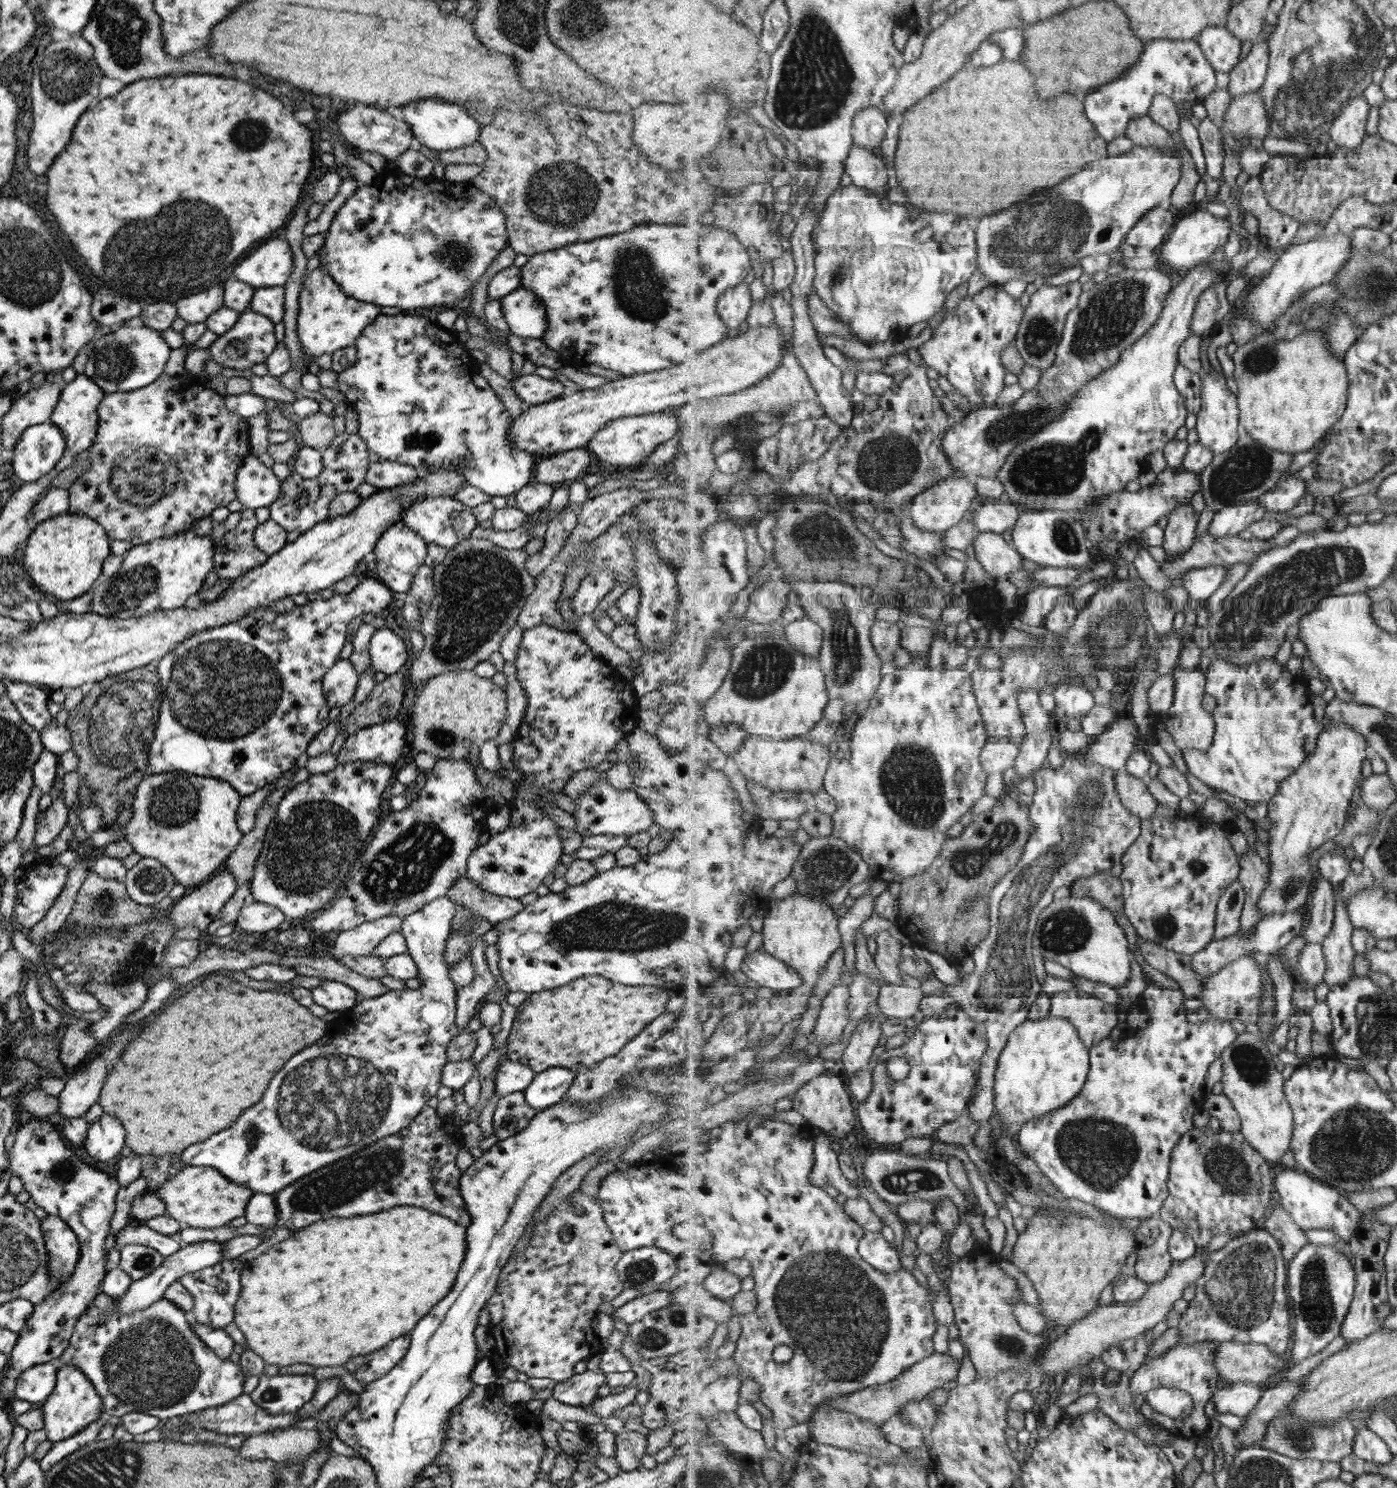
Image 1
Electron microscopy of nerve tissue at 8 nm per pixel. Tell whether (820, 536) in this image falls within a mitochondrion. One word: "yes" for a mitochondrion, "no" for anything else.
yes

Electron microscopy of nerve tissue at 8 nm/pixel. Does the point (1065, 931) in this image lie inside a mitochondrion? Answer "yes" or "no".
yes

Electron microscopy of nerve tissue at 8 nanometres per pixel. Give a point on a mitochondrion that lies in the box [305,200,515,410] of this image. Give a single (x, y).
(458, 256)

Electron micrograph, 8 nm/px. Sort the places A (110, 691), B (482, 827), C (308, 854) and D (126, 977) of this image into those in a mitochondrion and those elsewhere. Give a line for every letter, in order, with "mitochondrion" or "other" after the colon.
A: mitochondrion
B: other
C: mitochondrion
D: other

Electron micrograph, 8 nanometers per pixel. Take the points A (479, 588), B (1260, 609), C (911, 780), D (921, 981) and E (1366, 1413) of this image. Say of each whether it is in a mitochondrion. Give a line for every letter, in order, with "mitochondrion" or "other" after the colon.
A: mitochondrion
B: mitochondrion
C: mitochondrion
D: other
E: other

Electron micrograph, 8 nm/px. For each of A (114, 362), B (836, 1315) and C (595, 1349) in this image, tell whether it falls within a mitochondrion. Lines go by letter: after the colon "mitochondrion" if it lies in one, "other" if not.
A: mitochondrion
B: mitochondrion
C: other

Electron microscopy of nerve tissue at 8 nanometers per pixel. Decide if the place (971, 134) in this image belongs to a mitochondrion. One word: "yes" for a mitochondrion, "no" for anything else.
no

